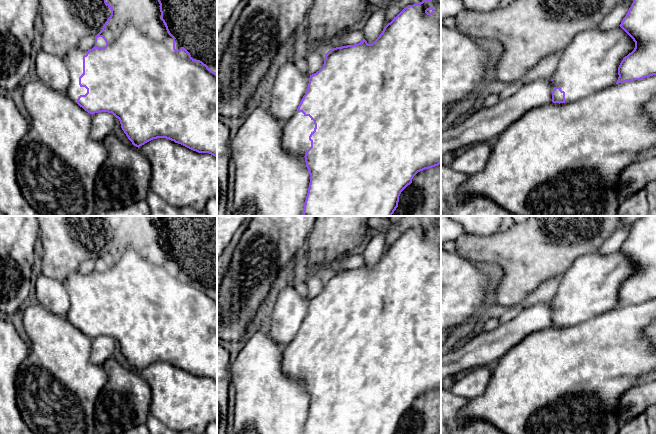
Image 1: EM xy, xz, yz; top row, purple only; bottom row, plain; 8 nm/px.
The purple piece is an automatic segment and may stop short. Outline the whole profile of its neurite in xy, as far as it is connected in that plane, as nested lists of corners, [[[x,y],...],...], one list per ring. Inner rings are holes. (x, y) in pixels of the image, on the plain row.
[[[156,216],[100,217],[105,229],[111,233],[111,239],[105,246],[102,254],[95,260],[95,268],[97,262],[102,261],[106,266],[106,270],[97,271],[95,269],[88,275],[76,271],[66,278],[63,284],[69,295],[70,309],[65,318],[92,339],[99,336],[112,337],[119,343],[121,352],[128,363],[138,372],[153,363],[166,362],[198,377],[209,377],[217,381],[217,297],[210,294],[202,285],[193,283],[184,271],[181,271],[180,274],[175,273],[176,262],[170,257],[168,250],[163,243],[162,227]]]

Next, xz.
[[[435,216],[429,224],[405,231],[372,268],[363,262],[358,268],[329,274],[323,291],[310,299],[297,336],[285,348],[282,371],[292,380],[305,381],[310,407],[304,434],[396,434],[401,416],[412,407],[413,401],[441,387],[441,216]]]

